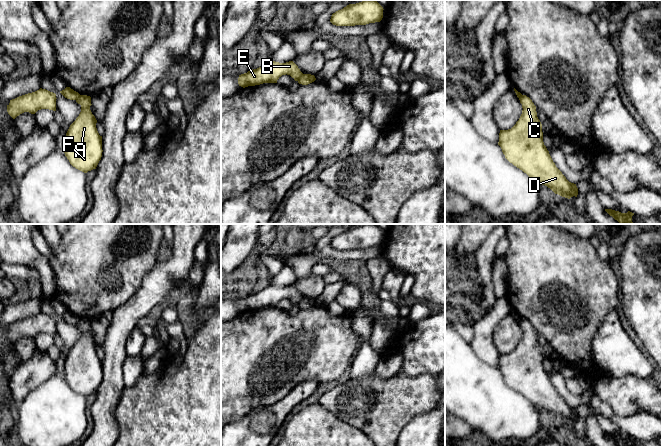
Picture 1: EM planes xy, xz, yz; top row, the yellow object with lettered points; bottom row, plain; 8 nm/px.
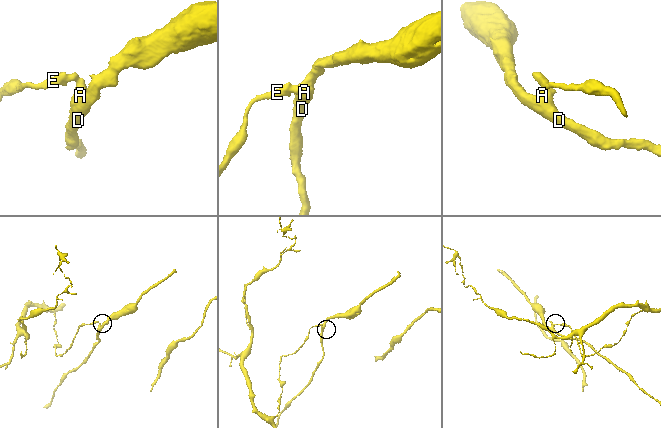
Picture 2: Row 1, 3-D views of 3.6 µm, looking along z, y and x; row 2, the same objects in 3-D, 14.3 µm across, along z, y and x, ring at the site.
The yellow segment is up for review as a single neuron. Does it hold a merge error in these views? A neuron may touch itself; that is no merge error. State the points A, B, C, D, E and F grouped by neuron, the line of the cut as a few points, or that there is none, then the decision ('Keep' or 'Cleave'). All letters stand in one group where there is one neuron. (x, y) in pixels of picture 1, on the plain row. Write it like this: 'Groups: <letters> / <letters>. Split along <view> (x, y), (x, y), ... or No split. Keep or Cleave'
Groups: A C D F / B E. Split along xz (303, 298), (297, 304). Cleave

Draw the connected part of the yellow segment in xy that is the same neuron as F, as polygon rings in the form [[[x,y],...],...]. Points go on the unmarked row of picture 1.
[[[80,319],[76,326],[81,329],[81,336],[66,357],[64,377],[73,391],[87,397],[96,393],[101,384],[102,360],[97,355],[97,344],[90,334],[91,321]]]

